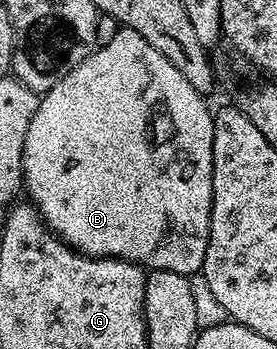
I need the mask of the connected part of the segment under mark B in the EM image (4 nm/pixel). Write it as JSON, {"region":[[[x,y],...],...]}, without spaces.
{"region":[[[127,28],[120,31],[112,38],[112,46],[101,45],[88,60],[78,64],[63,78],[54,84],[39,99],[37,111],[30,120],[29,130],[26,132],[23,157],[23,181],[26,183],[26,192],[37,210],[40,211],[44,225],[53,234],[64,239],[64,243],[73,250],[79,250],[81,254],[89,258],[123,258],[125,262],[133,262],[134,265],[153,270],[169,270],[170,272],[191,276],[201,273],[208,237],[210,236],[210,212],[212,211],[212,149],[214,148],[214,114],[206,103],[205,95],[199,94],[138,32]]]}

